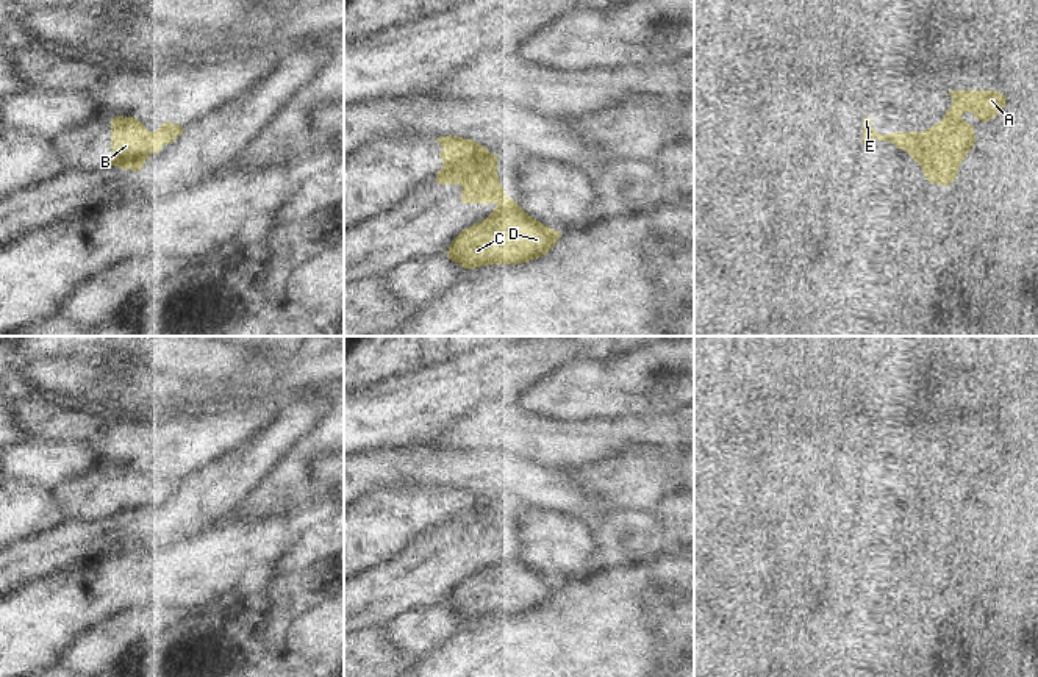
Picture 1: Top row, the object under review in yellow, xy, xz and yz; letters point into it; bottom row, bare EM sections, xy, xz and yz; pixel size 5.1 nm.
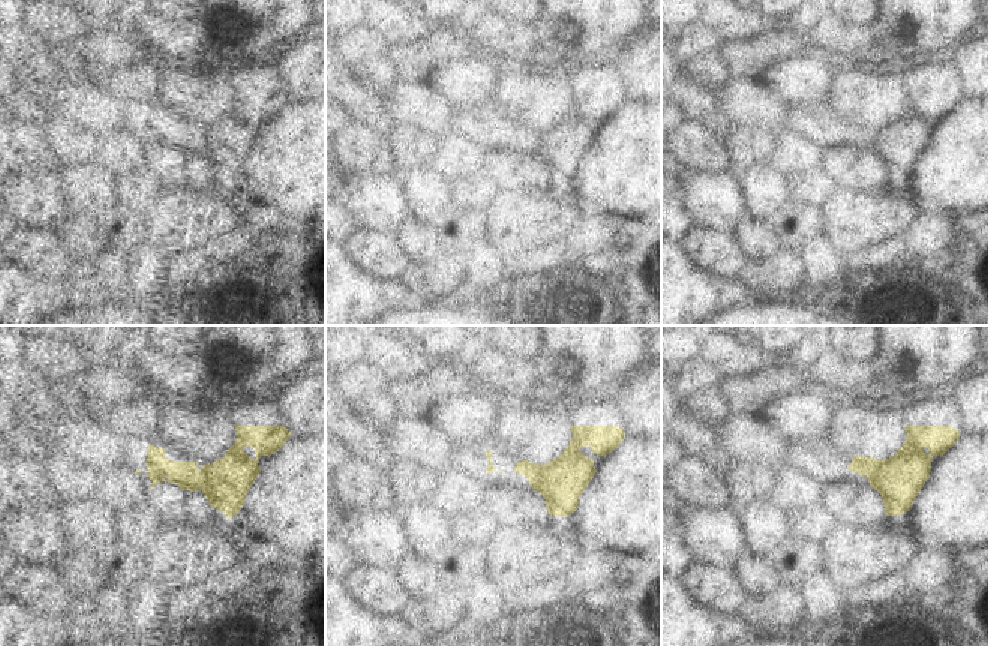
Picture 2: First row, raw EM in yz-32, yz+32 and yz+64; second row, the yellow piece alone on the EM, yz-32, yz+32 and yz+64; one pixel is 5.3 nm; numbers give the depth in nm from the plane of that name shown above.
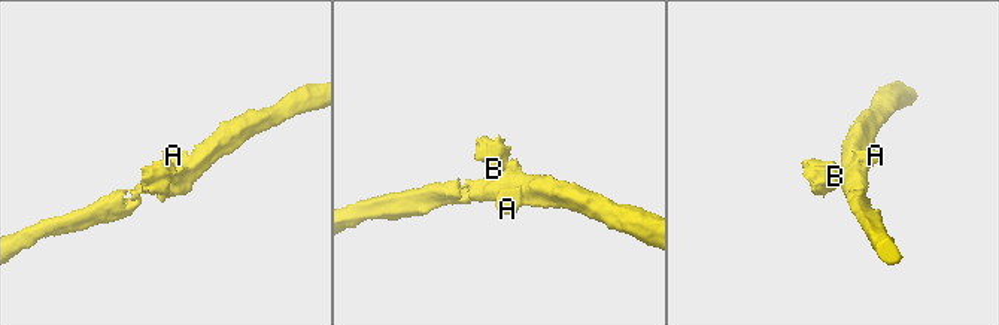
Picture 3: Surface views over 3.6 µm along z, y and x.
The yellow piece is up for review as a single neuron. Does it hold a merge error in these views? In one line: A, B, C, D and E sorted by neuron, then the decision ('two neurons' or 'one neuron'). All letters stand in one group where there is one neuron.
groups A C D / B E; two neurons

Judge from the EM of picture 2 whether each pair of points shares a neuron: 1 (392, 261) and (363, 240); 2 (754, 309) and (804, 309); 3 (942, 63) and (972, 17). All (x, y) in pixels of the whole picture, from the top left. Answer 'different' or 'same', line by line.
1: same
2: same
3: different

